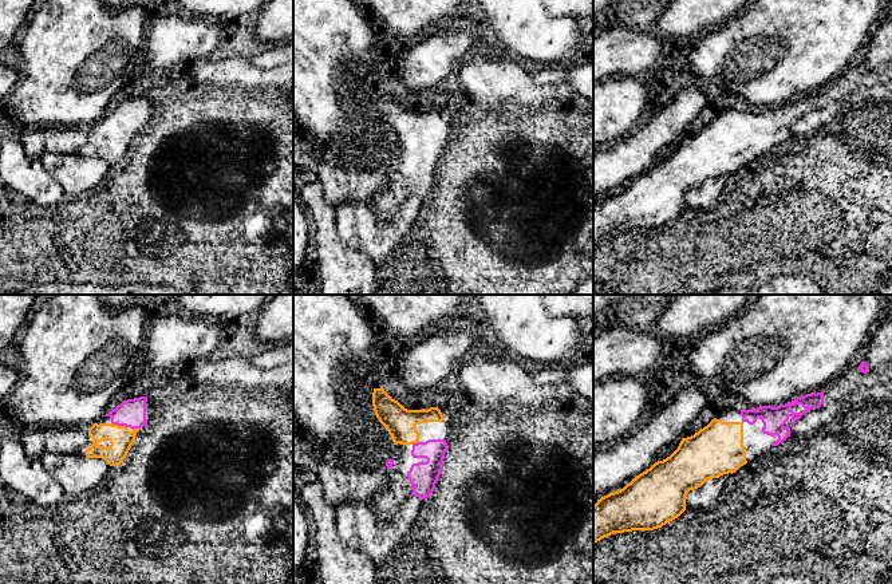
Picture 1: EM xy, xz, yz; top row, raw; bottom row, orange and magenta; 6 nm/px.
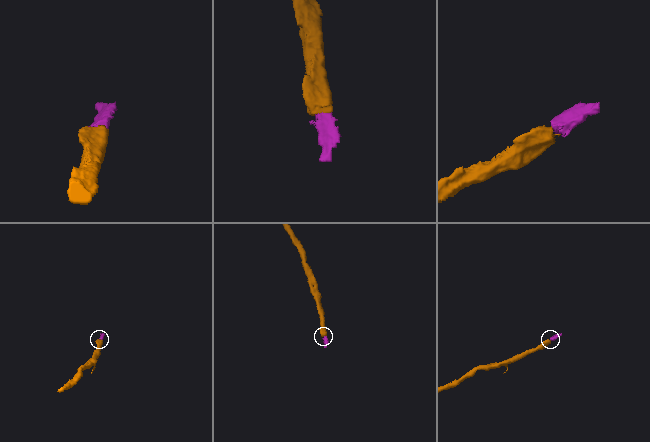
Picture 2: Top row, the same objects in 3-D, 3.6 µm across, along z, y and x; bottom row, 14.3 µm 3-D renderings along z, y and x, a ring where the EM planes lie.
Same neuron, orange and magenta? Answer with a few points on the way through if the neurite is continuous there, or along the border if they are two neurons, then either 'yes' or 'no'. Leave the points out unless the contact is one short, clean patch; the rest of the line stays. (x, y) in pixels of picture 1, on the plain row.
runs through xy (119, 137), (119, 126), (131, 113); yes

